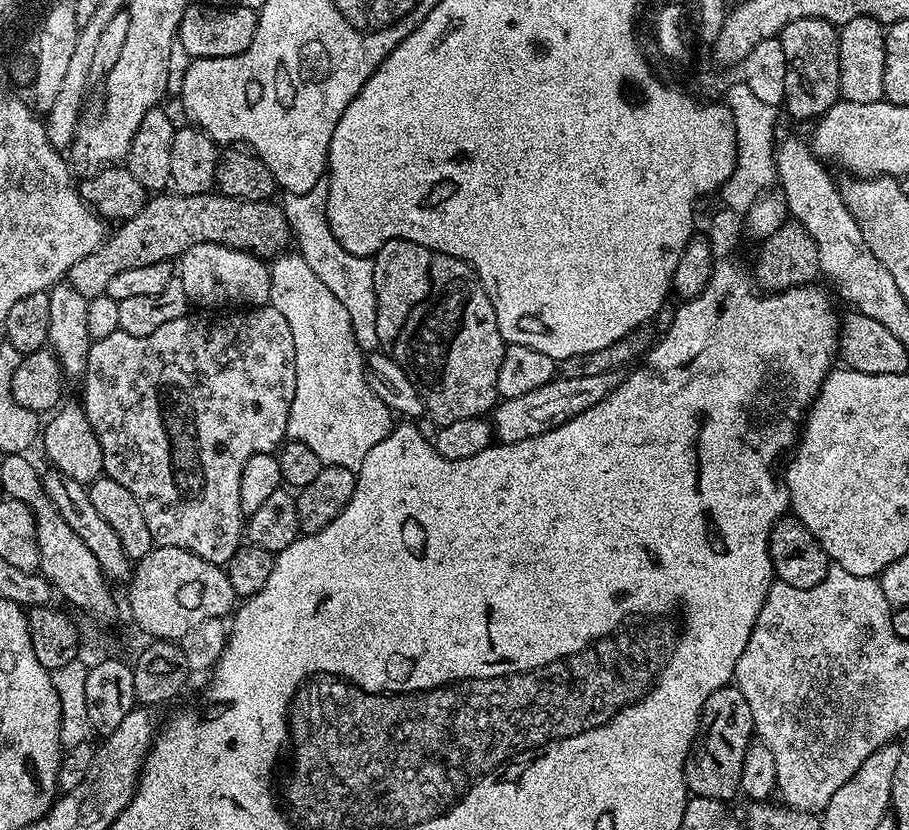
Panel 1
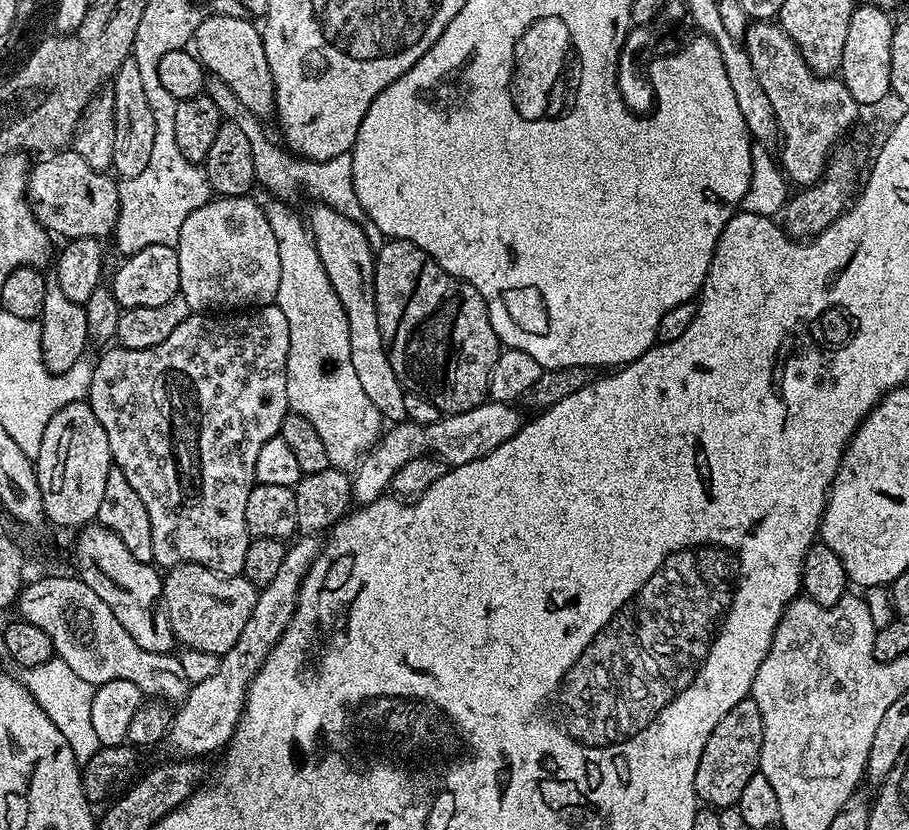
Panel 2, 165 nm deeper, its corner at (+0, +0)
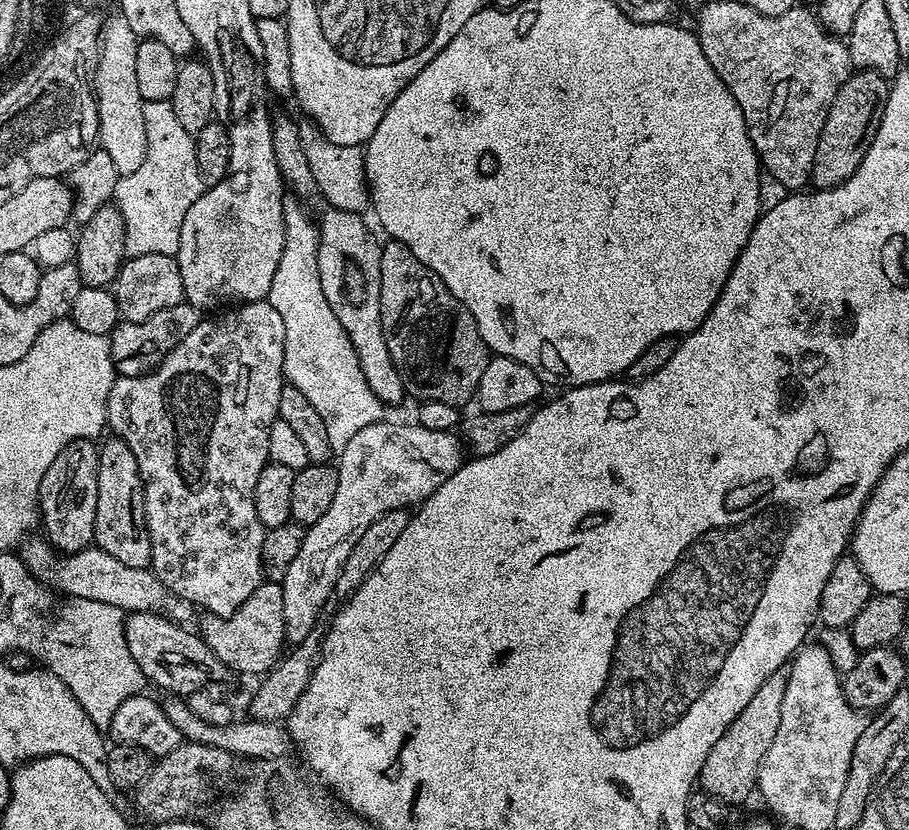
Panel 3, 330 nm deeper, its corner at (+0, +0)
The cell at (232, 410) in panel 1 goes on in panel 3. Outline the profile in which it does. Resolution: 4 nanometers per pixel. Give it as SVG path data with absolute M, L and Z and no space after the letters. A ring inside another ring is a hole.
M256 300L253 304L241 303L231 310L224 310L219 314L212 314L209 316L212 316L209 320L208 317L201 319L200 324L194 326L194 330L190 330L190 334L186 334L186 338L182 338L182 342L178 342L178 346L174 346L174 350L170 350L170 354L165 360L163 360L158 367L153 368L151 372L145 372L143 376L120 376L114 381L112 389L110 390L110 398L108 399L108 418L106 424L110 429L111 435L121 436L126 442L126 446L130 446L130 450L134 450L134 458L138 458L138 470L140 471L140 477L144 480L144 517L146 518L148 533L152 539L151 570L156 573L157 578L168 587L170 592L174 593L176 596L180 596L183 600L188 600L189 603L197 606L199 609L205 608L203 610L205 613L214 616L232 616L234 610L238 610L238 606L242 606L242 602L246 602L246 598L250 598L250 594L254 594L254 590L258 590L258 586L264 580L264 571L262 570L262 538L264 537L266 529L262 522L258 522L258 510L254 510L254 490L258 486L258 478L262 474L265 464L269 463L268 450L270 447L270 426L276 421L280 414L280 395L286 383L284 379L284 343L286 342L286 326L282 326L282 314L278 314L278 310L274 310L274 306L270 306L267 300Z

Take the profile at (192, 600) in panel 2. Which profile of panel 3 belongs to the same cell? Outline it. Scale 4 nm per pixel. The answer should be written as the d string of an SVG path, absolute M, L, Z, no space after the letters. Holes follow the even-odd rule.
M261 582L258 590L254 590L254 594L250 594L250 598L246 598L246 602L242 602L242 606L238 606L232 616L208 614L203 618L205 620L198 627L198 634L227 666L229 673L241 672L244 676L259 677L269 672L285 651L280 582Z

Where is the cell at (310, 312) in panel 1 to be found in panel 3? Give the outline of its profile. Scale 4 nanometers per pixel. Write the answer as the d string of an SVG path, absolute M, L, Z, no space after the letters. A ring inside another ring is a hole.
M295 196L284 198L284 229L286 242L282 246L282 258L278 270L274 270L274 282L270 282L267 302L282 314L282 326L286 326L284 343L284 379L306 394L314 410L318 410L326 425L326 435L333 450L339 450L366 426L381 423L385 405L374 396L362 374L358 354L347 337L346 330L334 318L326 294L322 294L322 278L318 278L318 246L320 230L311 215L304 213L305 205Z

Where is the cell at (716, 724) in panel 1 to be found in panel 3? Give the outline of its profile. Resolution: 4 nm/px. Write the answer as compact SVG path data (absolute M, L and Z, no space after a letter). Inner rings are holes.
M782 667L762 686L758 686L754 698L746 702L742 714L726 726L726 734L714 742L710 754L706 754L706 762L702 762L699 787L709 796L718 798L729 806L740 804L751 792L755 793L760 779L760 763L770 750L770 742L774 742L774 734L778 734L778 721L782 718L782 697L786 694L786 682L788 681L788 669Z

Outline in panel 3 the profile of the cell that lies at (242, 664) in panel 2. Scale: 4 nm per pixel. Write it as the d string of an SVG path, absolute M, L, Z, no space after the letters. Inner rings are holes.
M371 424L366 430L358 430L350 442L338 452L338 490L334 493L334 502L330 502L326 514L318 518L318 522L307 525L304 541L298 550L290 570L286 570L286 578L282 581L282 618L284 619L284 639L289 645L304 643L307 636L317 631L316 623L320 620L320 611L333 599L338 574L342 574L342 566L346 566L346 557L351 548L358 543L358 538L370 526L370 522L378 522L382 514L395 508L408 508L419 505L438 486L449 483L452 476L461 471L466 460L466 448L461 437L455 431L430 430L421 424Z

